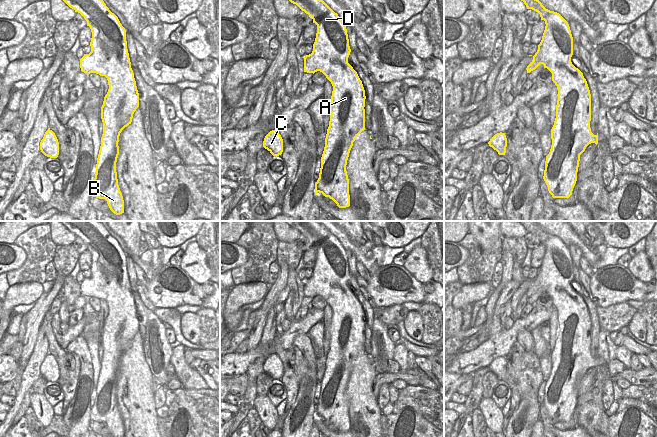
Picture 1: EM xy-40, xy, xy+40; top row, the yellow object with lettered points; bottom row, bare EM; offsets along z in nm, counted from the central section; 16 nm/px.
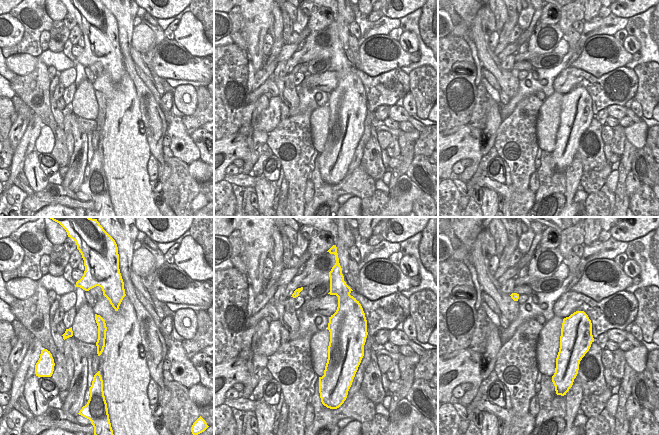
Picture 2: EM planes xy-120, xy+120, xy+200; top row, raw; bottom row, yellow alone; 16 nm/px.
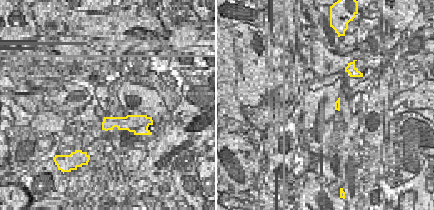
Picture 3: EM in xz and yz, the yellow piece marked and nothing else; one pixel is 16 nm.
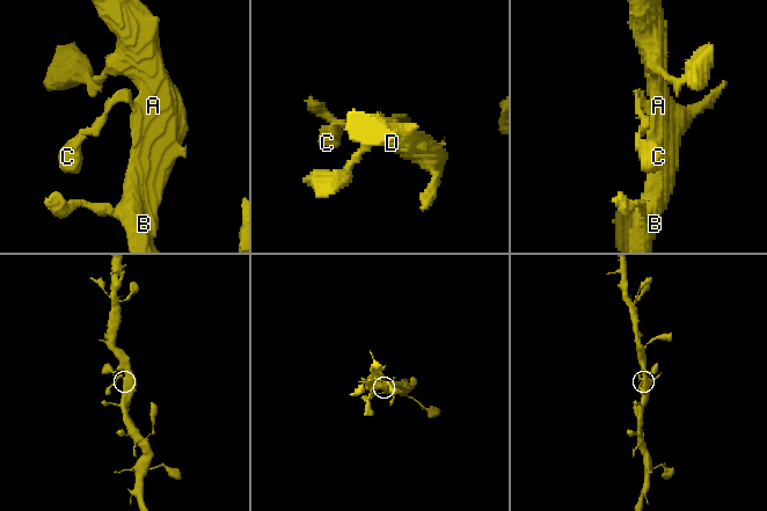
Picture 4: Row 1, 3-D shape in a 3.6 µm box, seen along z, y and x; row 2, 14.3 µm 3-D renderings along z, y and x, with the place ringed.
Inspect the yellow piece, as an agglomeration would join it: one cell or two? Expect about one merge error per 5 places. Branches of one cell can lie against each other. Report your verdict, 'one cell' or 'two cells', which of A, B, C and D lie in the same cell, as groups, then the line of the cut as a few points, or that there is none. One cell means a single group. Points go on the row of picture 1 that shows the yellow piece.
one cell; A B C D; no cut

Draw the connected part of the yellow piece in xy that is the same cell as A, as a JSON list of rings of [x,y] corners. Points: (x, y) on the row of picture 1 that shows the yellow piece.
[[[289,0],[313,19],[317,33],[313,51],[304,58],[304,72],[322,72],[333,86],[330,121],[321,157],[315,195],[319,192],[332,199],[339,208],[350,206],[347,160],[355,138],[365,130],[365,90],[357,72],[348,63],[351,49],[347,29],[341,18],[323,0]]]

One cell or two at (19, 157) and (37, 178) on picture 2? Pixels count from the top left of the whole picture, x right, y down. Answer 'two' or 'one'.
two

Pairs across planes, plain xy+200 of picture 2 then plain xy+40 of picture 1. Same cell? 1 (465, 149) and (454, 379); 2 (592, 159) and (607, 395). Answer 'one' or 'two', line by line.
1: one
2: one

